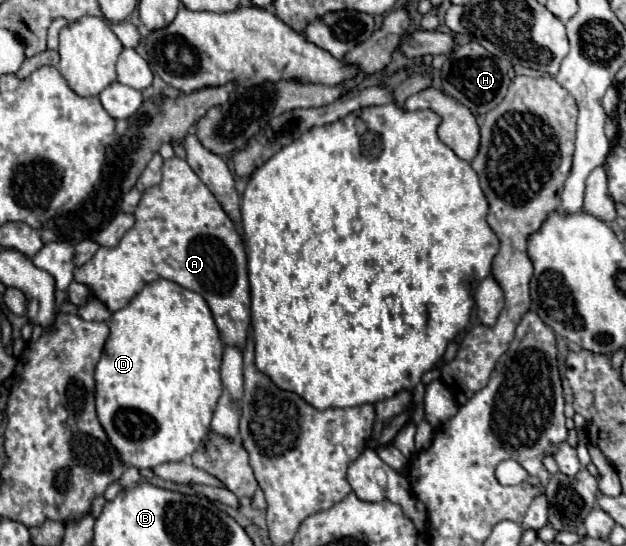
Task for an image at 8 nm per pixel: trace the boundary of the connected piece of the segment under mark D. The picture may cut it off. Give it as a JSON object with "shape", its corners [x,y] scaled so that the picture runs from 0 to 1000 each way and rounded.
{"shape":[[[262,509],[246,513],[233,520],[201,564],[179,575],[176,615],[150,679],[150,729],[157,769],[198,853],[230,861],[262,846],[297,842],[323,817],[355,718],[355,645],[358,630],[329,549],[316,535],[297,531],[281,516]]]}

